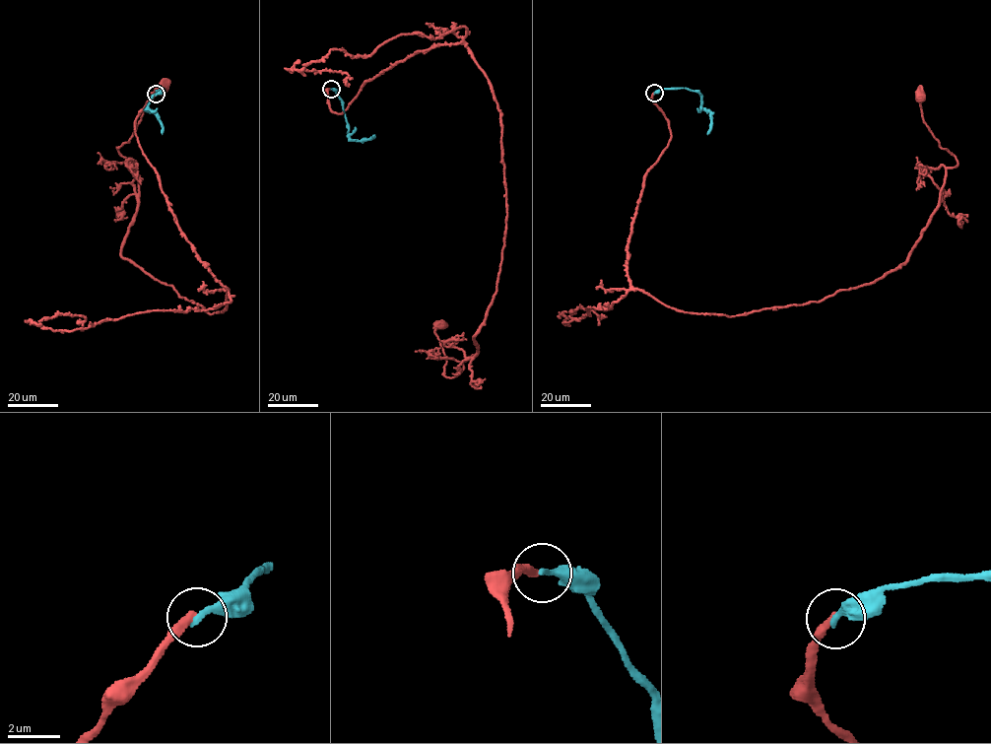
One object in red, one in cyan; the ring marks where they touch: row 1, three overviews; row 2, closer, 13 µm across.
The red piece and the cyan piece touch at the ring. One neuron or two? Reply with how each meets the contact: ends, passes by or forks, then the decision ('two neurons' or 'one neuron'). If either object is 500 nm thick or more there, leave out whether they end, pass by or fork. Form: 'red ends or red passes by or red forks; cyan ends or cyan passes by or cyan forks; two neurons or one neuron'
red ends; cyan ends; two neurons

